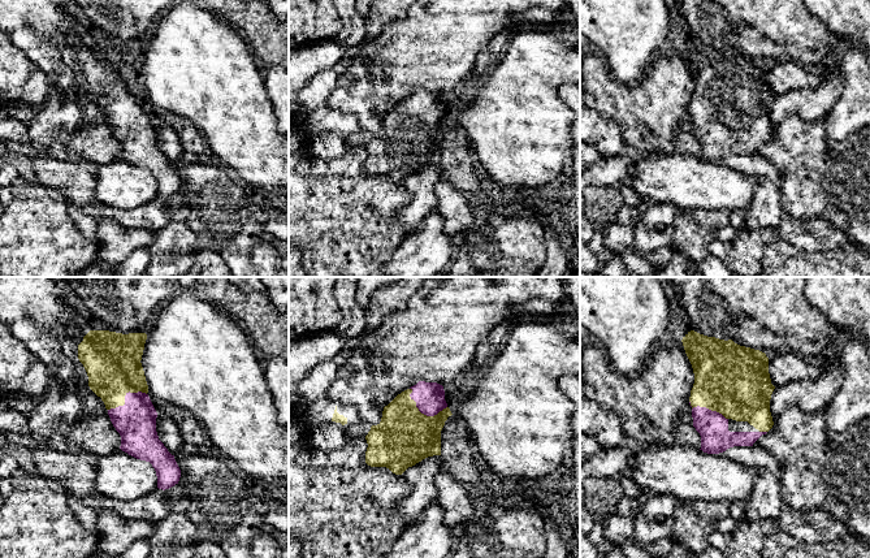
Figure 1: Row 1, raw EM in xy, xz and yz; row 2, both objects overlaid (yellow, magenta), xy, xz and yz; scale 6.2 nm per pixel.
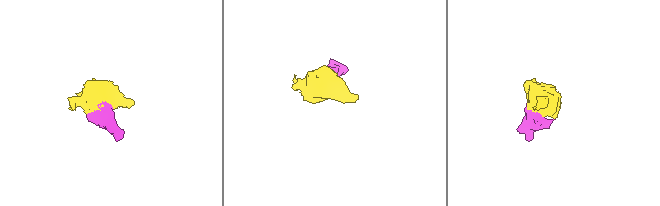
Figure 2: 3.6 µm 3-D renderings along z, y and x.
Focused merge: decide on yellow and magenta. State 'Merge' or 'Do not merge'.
Merge

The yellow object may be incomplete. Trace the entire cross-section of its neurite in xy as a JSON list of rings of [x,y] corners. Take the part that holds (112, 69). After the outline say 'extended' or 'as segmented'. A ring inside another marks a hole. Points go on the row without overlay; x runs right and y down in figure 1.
[[[90,39],[78,53],[78,68],[87,81],[90,98],[101,107],[121,144],[120,157],[137,168],[150,170],[156,179],[157,196],[165,199],[178,193],[181,178],[156,140],[157,121],[147,103],[148,94],[140,72],[146,48],[146,42]]]; extended

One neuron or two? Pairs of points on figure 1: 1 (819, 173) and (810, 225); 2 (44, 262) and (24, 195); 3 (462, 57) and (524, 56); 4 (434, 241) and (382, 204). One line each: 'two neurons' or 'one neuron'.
1: two neurons
2: one neuron
3: two neurons
4: two neurons

